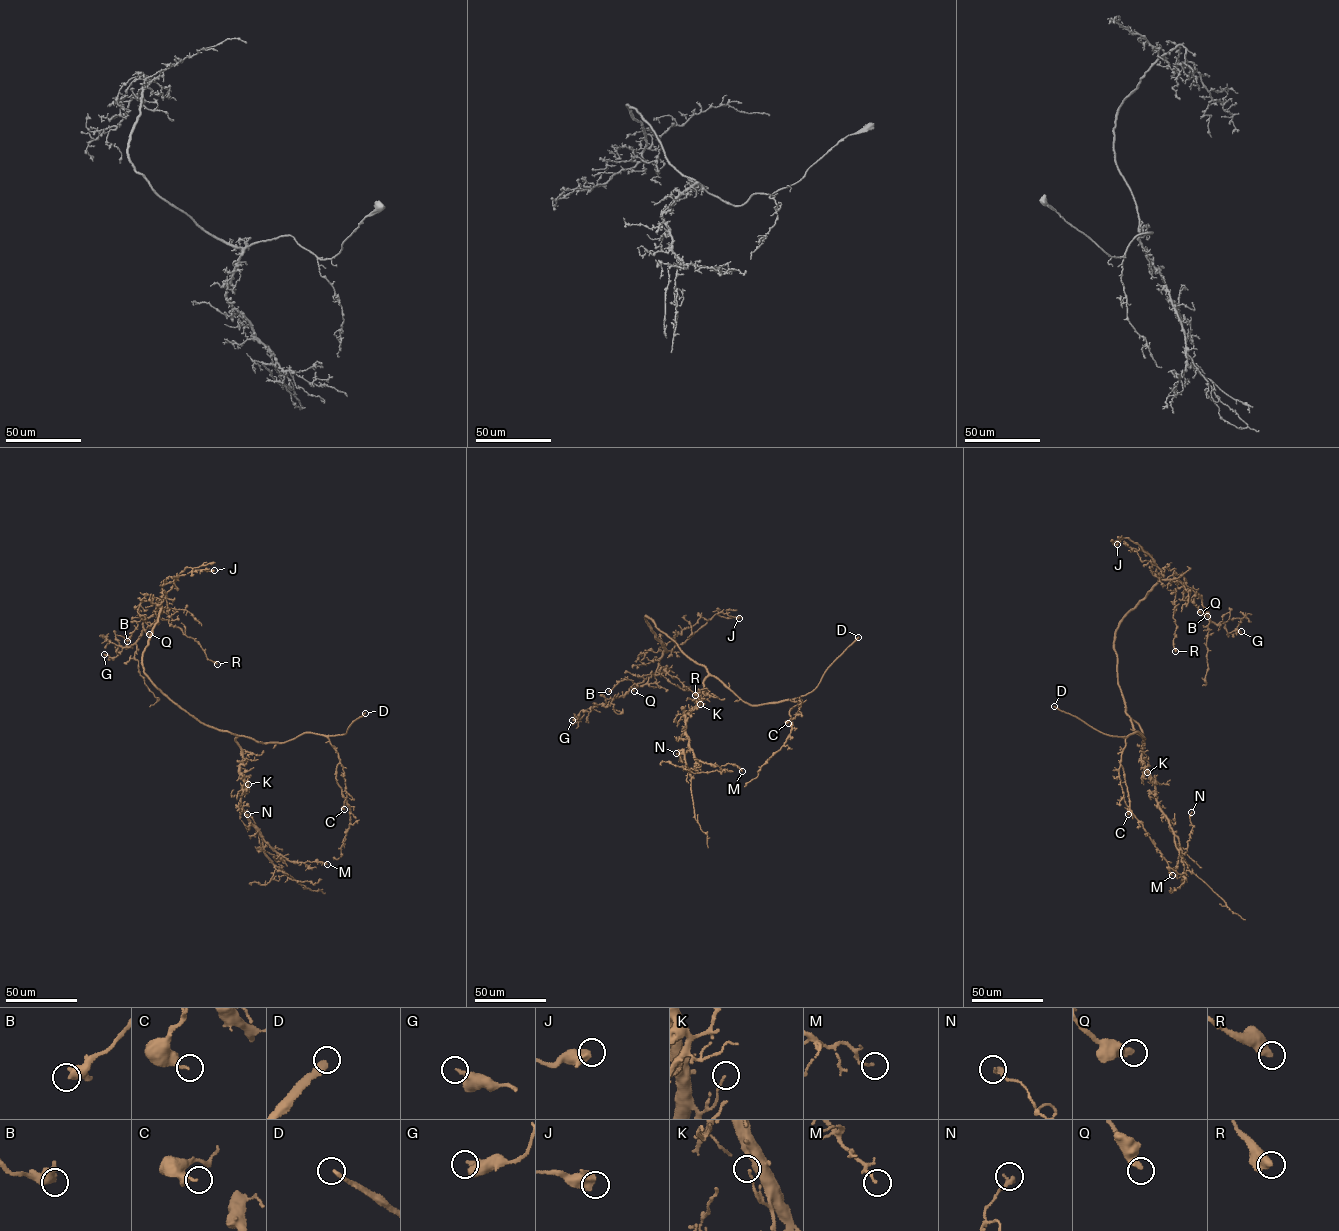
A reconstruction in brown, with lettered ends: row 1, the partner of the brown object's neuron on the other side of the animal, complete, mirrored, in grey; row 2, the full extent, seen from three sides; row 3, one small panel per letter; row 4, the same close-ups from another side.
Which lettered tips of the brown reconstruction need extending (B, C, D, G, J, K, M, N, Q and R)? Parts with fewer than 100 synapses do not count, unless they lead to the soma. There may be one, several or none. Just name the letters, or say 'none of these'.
D

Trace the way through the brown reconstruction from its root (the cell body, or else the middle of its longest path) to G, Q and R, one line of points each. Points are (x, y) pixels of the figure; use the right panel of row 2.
G: (1124, 697), (1117, 628), (1160, 580), (1179, 580), (1199, 595), (1210, 620), (1224, 623), (1227, 634), (1241, 631)
Q: (1124, 697), (1114, 649), (1121, 618), (1159, 582), (1173, 579), (1183, 582), (1184, 599), (1193, 601), (1200, 612)
R: (1124, 697), (1114, 649), (1119, 621), (1159, 582), (1174, 579), (1183, 584), (1174, 591), (1175, 651)

